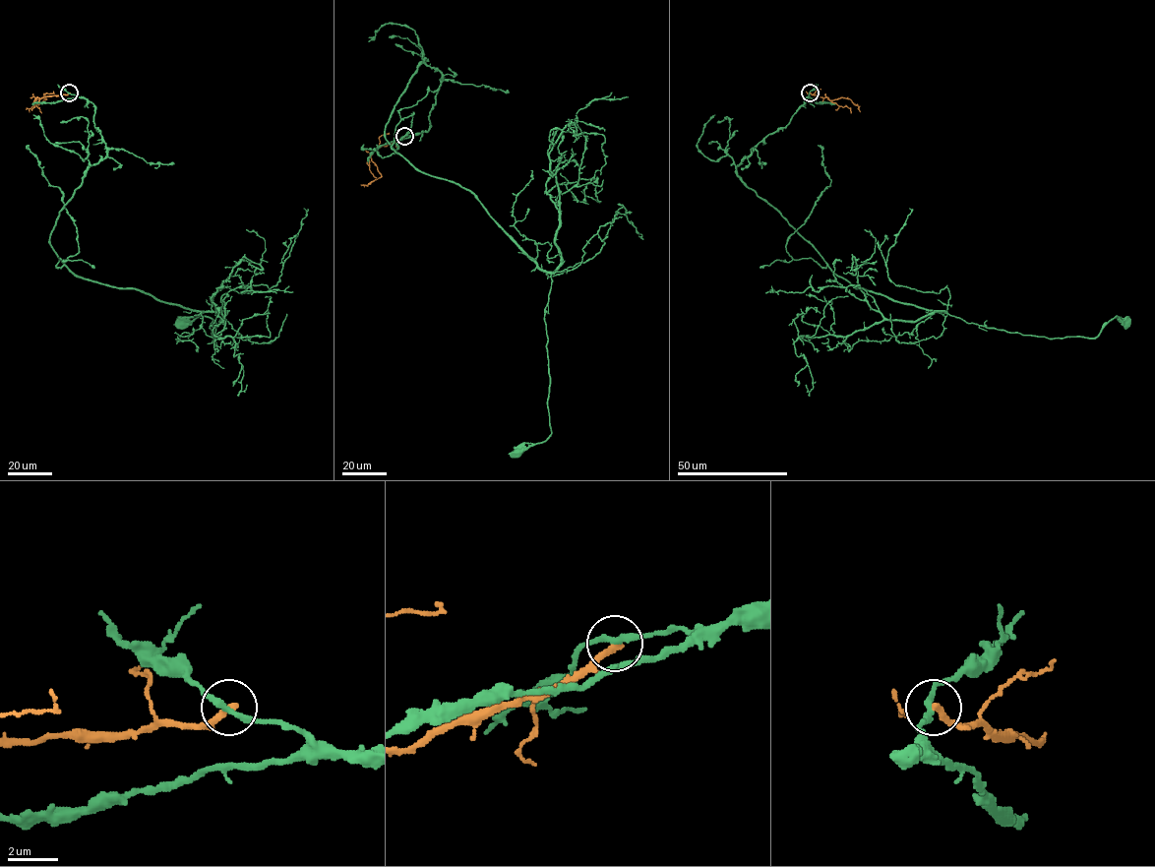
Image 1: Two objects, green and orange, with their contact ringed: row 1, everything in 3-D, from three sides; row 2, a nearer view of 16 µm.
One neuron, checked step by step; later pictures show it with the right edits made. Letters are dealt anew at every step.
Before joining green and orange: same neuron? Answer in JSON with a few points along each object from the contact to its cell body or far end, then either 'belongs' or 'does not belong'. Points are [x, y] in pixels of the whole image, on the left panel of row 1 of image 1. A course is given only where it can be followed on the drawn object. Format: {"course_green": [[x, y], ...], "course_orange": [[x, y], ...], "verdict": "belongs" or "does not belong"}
{"course_green": [[69, 92], [93, 103], [106, 155], [50, 244], [75, 275], [215, 313], [214, 339], [210, 317], [181, 320]], "course_orange": [[69, 92], [37, 97], [35, 100], [46, 98], [26, 107]], "verdict": "does not belong"}

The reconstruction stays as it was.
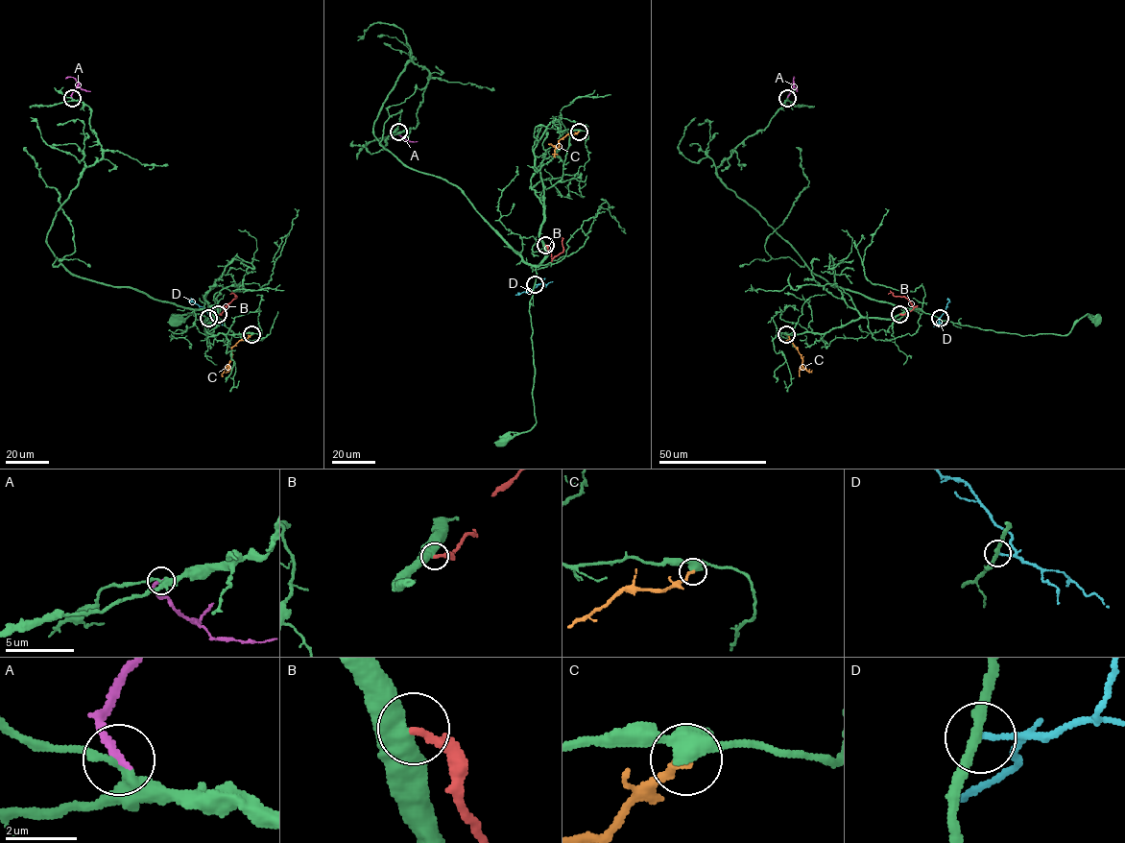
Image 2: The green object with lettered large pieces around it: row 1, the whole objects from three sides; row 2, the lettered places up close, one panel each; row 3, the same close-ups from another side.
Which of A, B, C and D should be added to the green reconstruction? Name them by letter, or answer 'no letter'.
no letter

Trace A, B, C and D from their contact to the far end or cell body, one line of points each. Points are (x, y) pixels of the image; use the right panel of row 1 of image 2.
A: (787, 98), (794, 78)
B: (899, 314), (913, 306), (906, 297), (888, 294)
C: (786, 334), (801, 355), (800, 376)
D: (940, 318), (949, 301), (947, 298)

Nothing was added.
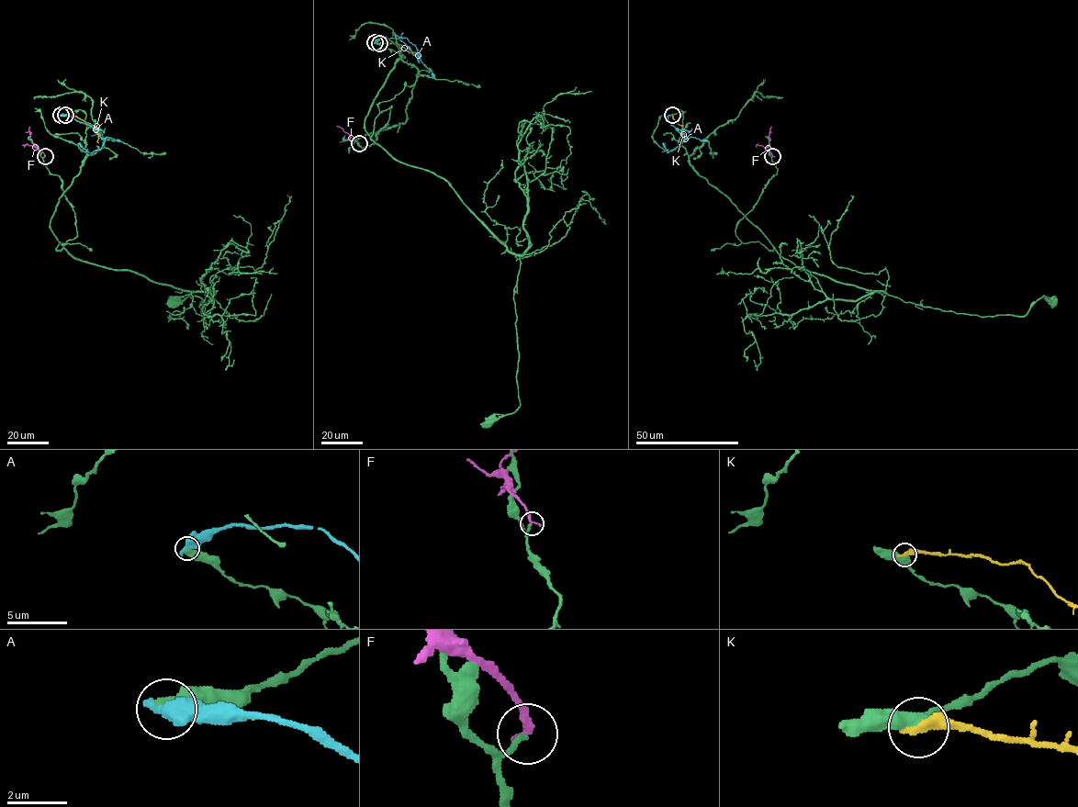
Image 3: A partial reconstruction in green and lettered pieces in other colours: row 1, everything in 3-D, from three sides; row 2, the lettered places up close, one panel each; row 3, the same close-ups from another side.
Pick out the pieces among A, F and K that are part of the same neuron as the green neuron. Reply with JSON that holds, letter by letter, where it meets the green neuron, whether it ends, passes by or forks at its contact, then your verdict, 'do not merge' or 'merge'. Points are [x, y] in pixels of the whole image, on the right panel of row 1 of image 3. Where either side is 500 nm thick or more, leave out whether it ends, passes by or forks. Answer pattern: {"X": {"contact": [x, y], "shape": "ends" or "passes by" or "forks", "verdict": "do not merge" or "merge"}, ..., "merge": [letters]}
{"A": {"contact": [671, 115], "verdict": "do not merge"}, "F": {"contact": [772, 156], "shape": "ends", "verdict": "do not merge"}, "K": {"contact": [672, 115], "shape": "ends", "verdict": "do not merge"}, "merge": []}

